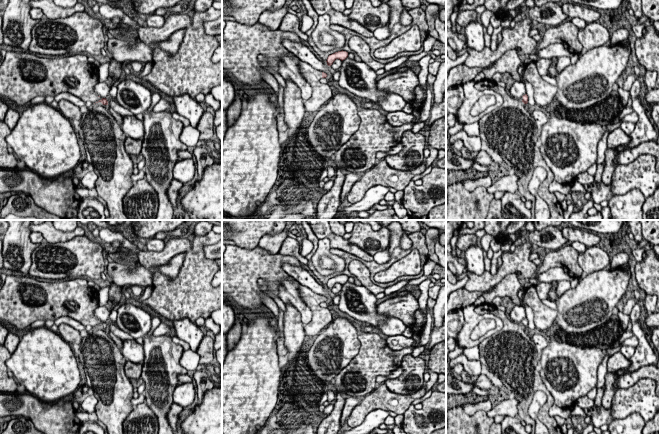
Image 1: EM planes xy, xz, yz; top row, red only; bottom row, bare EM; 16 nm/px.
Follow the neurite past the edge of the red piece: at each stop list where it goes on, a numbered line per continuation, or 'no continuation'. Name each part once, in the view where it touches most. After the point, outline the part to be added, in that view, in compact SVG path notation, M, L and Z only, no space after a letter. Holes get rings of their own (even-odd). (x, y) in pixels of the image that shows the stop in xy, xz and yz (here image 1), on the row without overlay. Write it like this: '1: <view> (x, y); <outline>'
1: xy (23, 300); M6 276L5 283L0 290L0 319L10 324L16 332L25 329L37 320L53 320L68 316L82 325L93 328L101 324L94 310L99 306L98 290L88 285L88 280L78 277L50 282L37 280L30 276Z

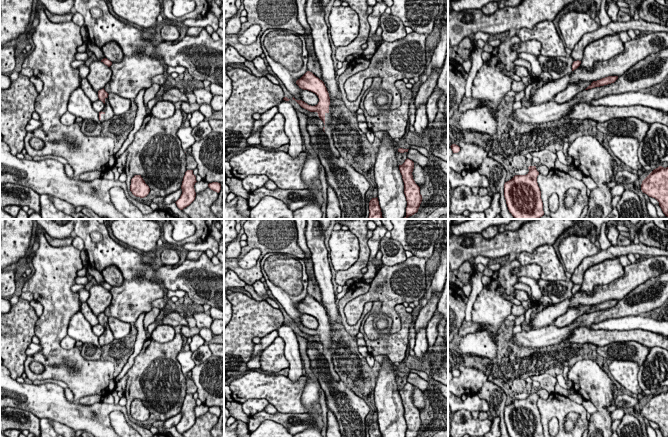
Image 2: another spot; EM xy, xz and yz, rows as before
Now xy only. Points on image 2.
1: xy (108, 334); M105 322L105 330L104 330L104 333L102 334L102 336L103 337L101 338L101 344L100 344L101 347L111 343L115 339L112 331L108 325L108 322Z

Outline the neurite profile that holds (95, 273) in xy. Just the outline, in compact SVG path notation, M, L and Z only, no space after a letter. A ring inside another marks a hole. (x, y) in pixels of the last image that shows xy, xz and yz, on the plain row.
M88 265L88 273L93 276L93 278L96 280L97 284L101 285L105 282L101 272L99 272L94 267Z

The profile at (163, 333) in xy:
M161 324L156 326L151 334L151 338L158 343L167 343L174 339L175 334L174 327Z

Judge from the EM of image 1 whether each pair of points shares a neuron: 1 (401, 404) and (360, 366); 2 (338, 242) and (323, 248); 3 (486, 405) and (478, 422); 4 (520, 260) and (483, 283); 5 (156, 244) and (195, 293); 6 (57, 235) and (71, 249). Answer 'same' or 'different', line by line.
1: different
2: different
3: different
4: same
5: different
6: different

